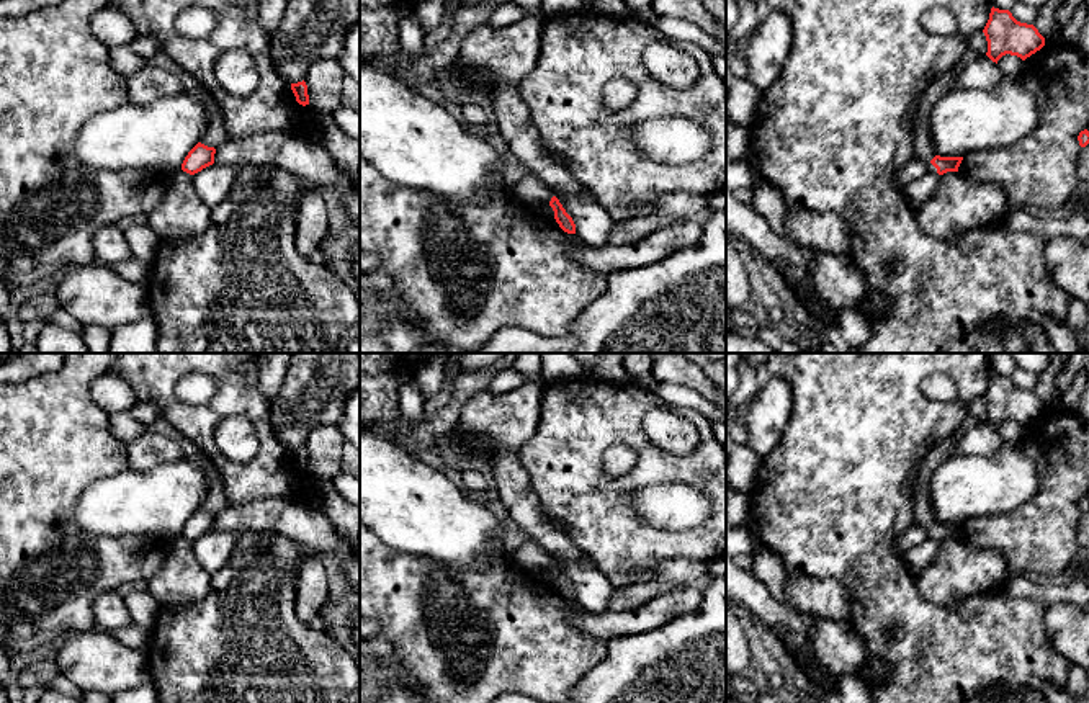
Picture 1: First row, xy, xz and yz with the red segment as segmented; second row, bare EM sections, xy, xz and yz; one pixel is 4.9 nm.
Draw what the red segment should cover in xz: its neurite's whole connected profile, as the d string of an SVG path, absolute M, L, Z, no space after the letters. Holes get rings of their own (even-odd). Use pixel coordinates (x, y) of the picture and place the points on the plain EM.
M556 562L551 564L549 572L554 577L554 585L559 590L559 593L567 600L576 600L576 590L572 584L566 579L566 575Z

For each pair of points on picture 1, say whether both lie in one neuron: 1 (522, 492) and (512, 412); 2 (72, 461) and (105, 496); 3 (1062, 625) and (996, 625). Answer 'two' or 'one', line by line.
1: one
2: two
3: two

